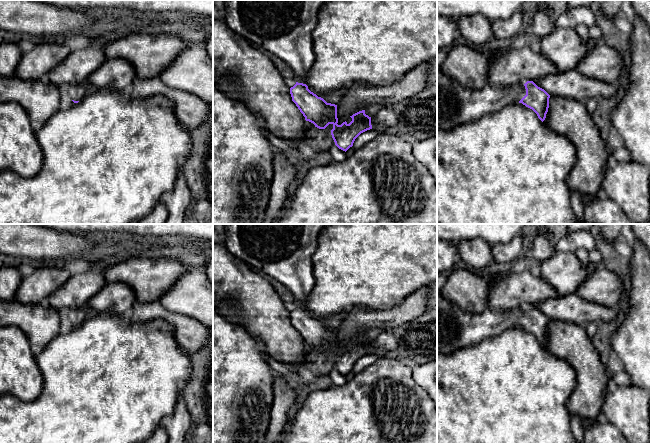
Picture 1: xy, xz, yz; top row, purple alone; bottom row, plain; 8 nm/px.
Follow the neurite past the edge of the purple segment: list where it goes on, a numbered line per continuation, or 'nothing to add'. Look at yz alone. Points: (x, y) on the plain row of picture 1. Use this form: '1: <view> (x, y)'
1: yz (456, 329)

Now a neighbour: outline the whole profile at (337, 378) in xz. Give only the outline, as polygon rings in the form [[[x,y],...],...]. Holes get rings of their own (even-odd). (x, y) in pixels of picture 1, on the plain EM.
[[[333,369],[329,373],[329,376],[330,376],[334,386],[343,385],[347,381],[346,376],[339,373],[336,369]]]

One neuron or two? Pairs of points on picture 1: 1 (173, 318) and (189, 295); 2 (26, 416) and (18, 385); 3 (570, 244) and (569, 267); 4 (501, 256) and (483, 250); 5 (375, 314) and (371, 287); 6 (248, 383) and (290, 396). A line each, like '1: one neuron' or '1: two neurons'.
1: two neurons
2: two neurons
3: two neurons
4: two neurons
5: two neurons
6: two neurons

